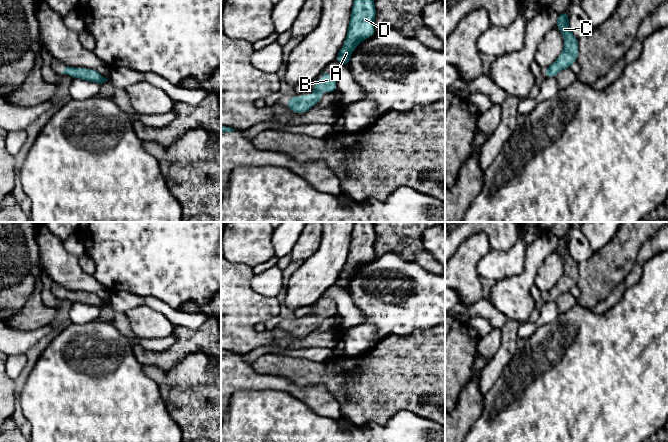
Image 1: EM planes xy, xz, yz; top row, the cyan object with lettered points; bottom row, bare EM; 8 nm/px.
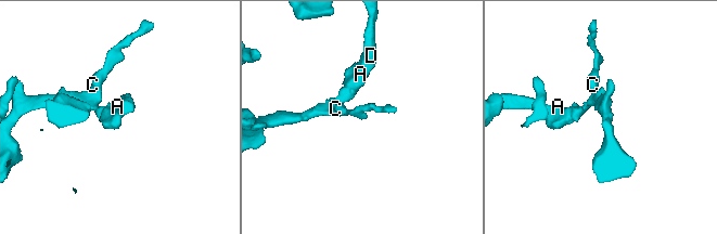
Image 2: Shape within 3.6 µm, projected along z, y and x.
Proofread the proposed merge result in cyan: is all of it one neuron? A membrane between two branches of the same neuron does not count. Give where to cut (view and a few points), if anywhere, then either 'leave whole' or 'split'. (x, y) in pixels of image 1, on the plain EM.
cut none; leave whole

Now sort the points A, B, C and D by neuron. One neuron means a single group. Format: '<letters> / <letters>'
A B C D

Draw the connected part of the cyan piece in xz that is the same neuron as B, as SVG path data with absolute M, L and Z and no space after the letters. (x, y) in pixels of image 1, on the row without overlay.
M323 297L323 303L315 303L316 310L312 314L313 321L310 322L306 317L303 317L301 321L289 321L286 331L296 337L305 337L310 332L314 331L315 328L323 321L325 317L320 314L327 312L327 317L334 317L337 313L336 303L334 300L328 297Z

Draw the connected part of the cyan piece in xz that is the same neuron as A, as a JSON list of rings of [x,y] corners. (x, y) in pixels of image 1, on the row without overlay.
[[[355,222],[346,264],[334,285],[349,290],[350,279],[357,269],[375,258],[374,222]]]

